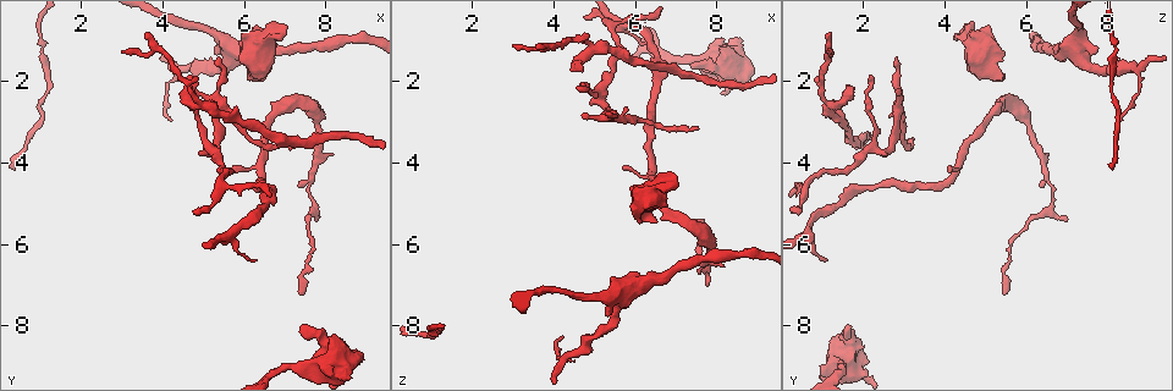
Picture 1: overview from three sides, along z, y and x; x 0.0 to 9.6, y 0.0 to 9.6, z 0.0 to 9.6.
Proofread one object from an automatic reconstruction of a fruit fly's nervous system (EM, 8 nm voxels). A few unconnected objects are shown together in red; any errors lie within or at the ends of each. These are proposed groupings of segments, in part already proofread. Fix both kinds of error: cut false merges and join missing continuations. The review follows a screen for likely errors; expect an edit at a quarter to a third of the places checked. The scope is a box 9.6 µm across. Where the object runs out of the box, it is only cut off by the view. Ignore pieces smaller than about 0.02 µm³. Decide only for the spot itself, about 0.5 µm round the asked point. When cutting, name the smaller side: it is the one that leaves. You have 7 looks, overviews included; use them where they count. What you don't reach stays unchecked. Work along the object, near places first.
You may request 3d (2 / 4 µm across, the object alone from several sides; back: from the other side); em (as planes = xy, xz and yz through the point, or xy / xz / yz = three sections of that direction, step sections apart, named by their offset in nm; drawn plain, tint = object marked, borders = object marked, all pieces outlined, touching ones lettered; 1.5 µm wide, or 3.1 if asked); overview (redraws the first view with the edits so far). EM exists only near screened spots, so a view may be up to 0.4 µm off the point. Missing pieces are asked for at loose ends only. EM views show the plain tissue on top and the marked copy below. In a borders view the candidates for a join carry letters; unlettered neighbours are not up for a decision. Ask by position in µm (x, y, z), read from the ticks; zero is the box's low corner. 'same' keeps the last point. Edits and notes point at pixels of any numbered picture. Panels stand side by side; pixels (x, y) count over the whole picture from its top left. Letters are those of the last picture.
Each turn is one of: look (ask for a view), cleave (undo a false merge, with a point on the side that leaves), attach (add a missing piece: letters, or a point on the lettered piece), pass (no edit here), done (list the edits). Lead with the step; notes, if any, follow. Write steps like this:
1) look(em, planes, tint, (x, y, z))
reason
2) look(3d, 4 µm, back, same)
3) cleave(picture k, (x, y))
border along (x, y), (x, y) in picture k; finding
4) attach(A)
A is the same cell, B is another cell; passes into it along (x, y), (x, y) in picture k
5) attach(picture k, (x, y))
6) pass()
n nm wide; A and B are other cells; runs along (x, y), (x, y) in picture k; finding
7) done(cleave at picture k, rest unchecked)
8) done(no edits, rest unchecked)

look(3d, 4 µm, (8.65, 1.00, 6.25))
narrows sharply

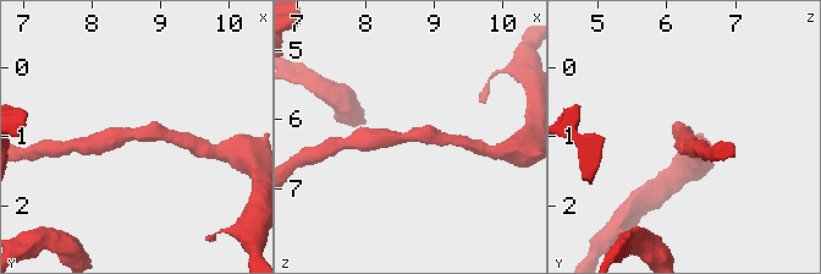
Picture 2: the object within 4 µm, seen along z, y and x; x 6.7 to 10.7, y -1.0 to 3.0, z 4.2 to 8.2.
look(em, planes, tint, (8.65, 1.00, 6.25))
now the EM

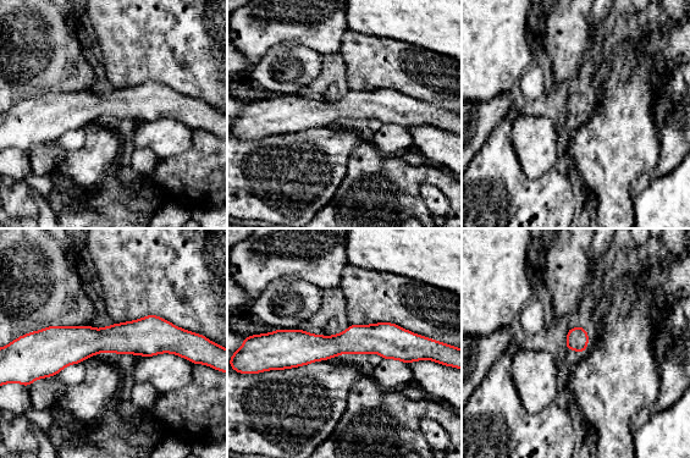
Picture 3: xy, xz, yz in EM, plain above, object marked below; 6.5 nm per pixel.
look(em, planes, borders, same)

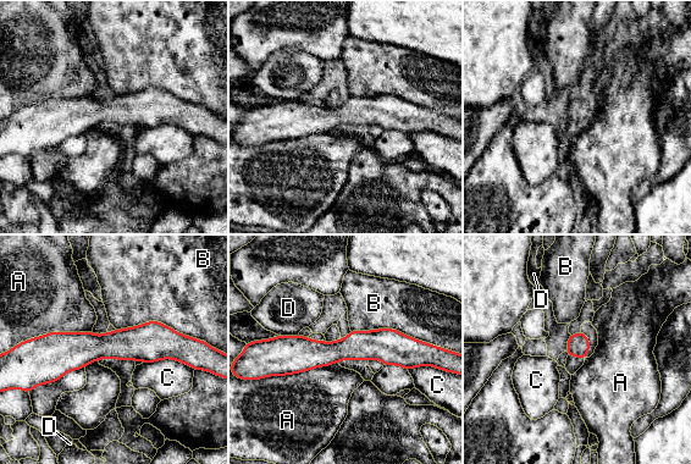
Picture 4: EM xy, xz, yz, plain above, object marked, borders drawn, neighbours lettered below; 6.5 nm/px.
pass()
A, B, C and D are other cells; runs along (38, 346), (172, 346), (184, 358) in picture 4; continuous, no second cell

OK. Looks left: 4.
look(3d, 2 µm, (6.35, 6.40, 1.15))
tapers out

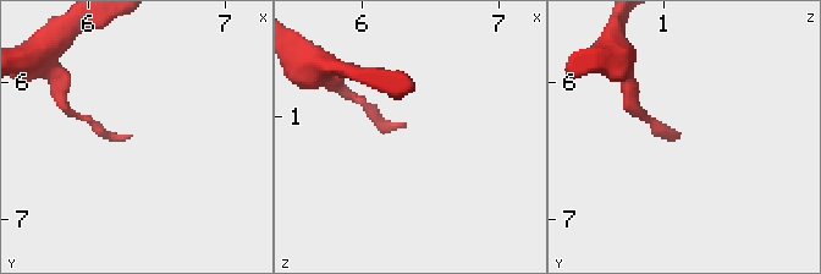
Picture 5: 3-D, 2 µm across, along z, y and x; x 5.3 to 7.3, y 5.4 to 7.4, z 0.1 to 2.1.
look(em, planes, tint, (6.30, 6.40, 1.08))
need the tissue

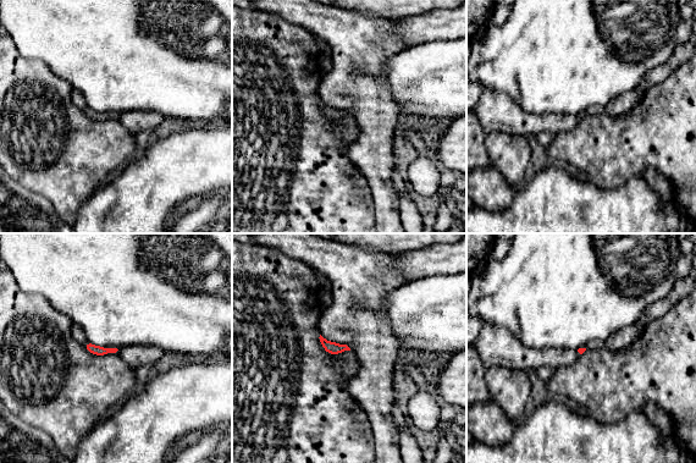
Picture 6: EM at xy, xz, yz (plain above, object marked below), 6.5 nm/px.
look(em, planes, borders, same)
see the neighbours

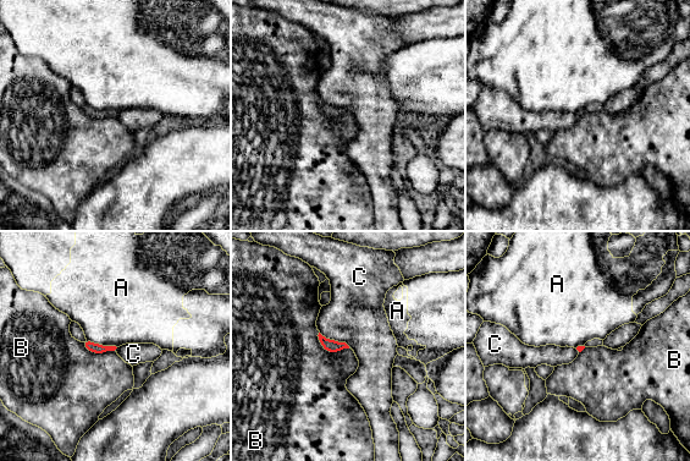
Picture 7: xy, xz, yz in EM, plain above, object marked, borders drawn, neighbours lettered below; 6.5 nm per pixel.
pass()
B touches over 240 nm; A, B and C are other cells; none of them fits

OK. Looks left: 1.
look(em, planes, borders, (7.35, 8.10, 1.60))
branch stops here

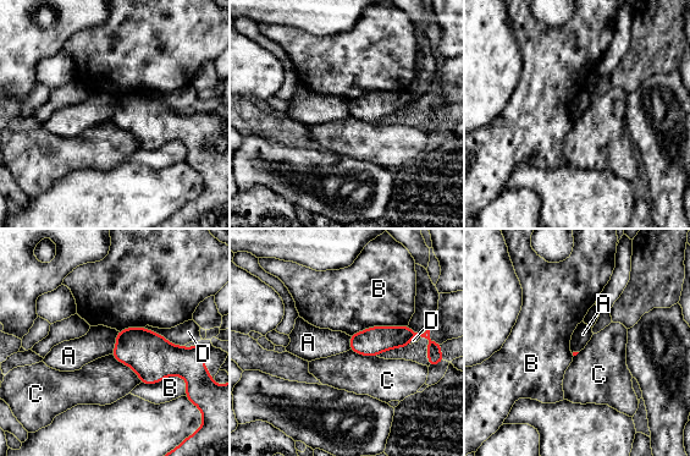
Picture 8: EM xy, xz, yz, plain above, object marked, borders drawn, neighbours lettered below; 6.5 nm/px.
pass()
A, B, C and D are other cells; border along (119, 331), (111, 353) in picture 8; no lettered piece goes on from it

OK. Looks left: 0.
done(no edits, rest unchecked)

